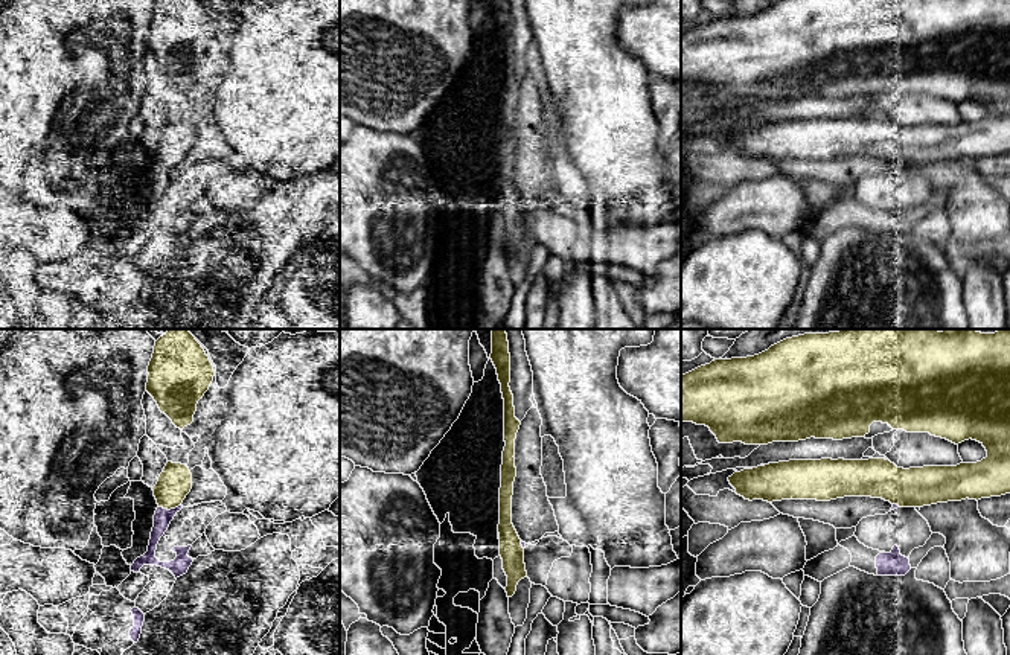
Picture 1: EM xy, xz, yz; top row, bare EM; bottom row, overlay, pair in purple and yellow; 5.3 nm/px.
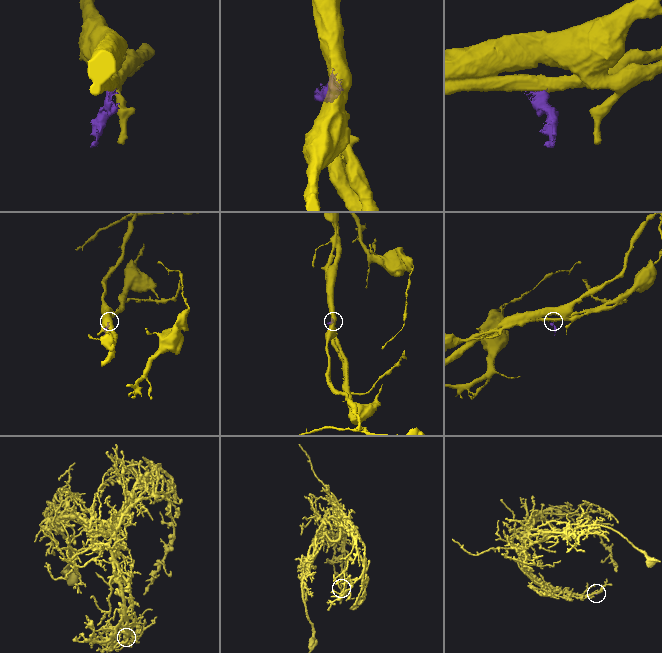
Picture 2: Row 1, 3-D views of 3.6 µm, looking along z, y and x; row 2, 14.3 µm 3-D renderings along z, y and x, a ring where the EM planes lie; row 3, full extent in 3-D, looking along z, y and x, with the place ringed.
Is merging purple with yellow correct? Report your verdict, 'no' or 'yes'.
no

